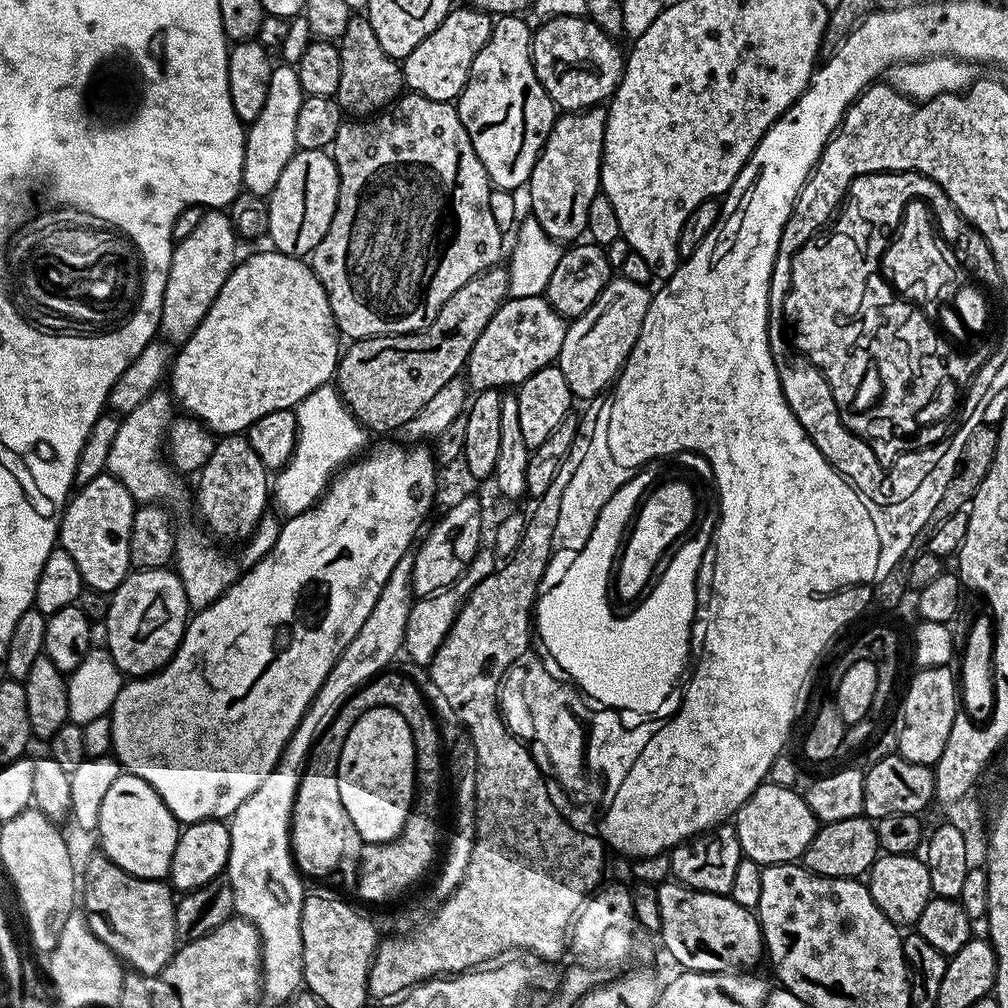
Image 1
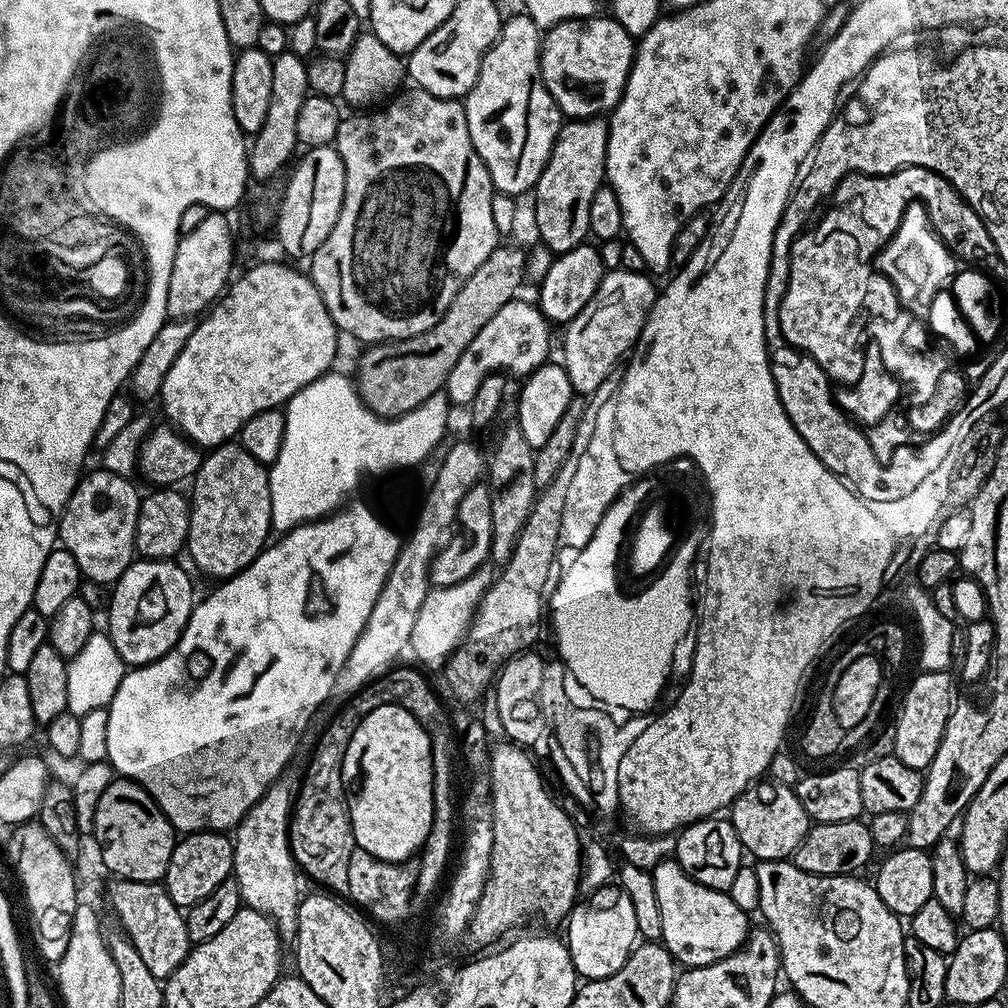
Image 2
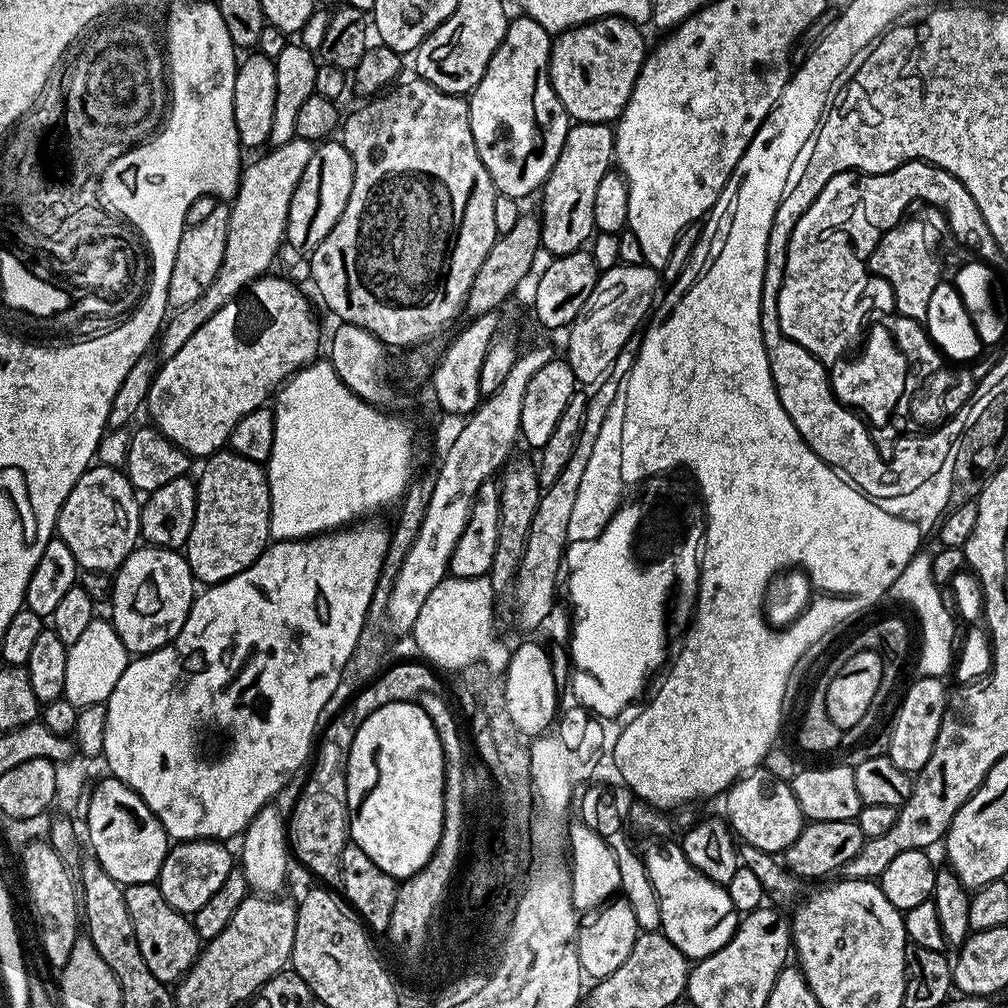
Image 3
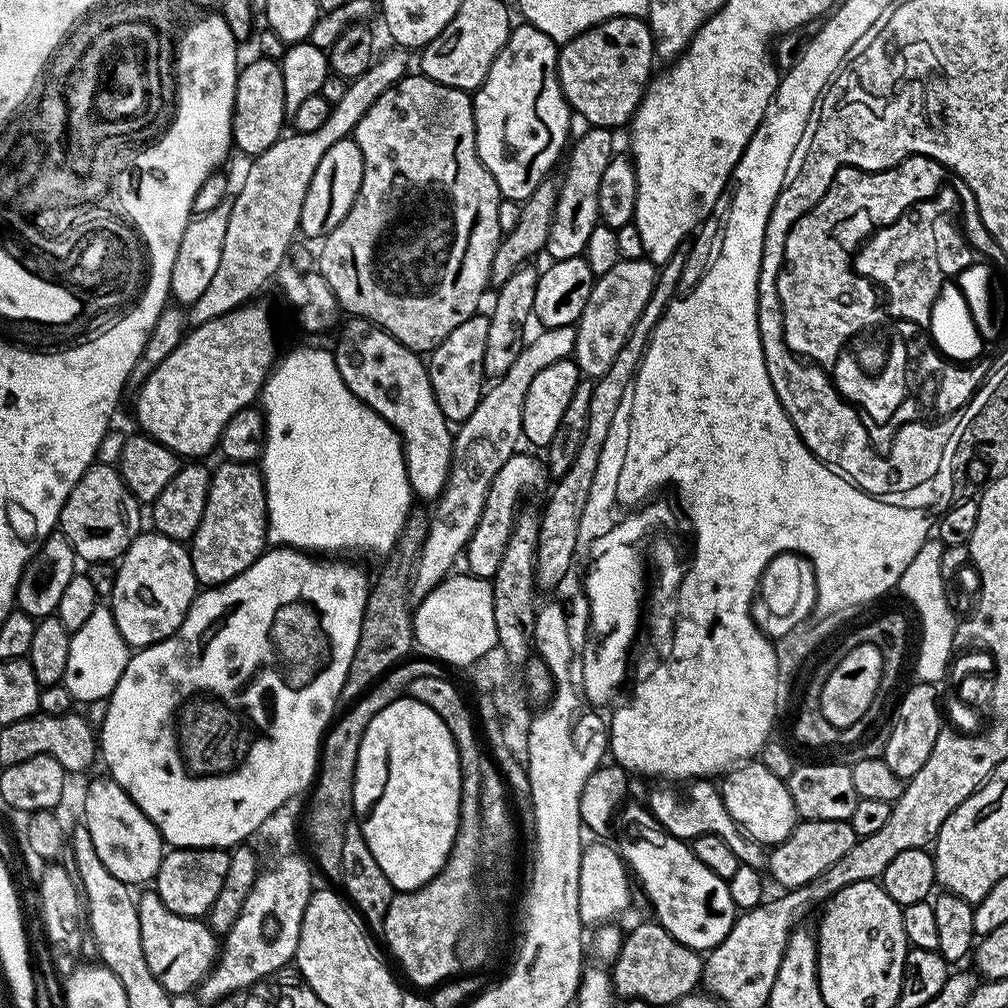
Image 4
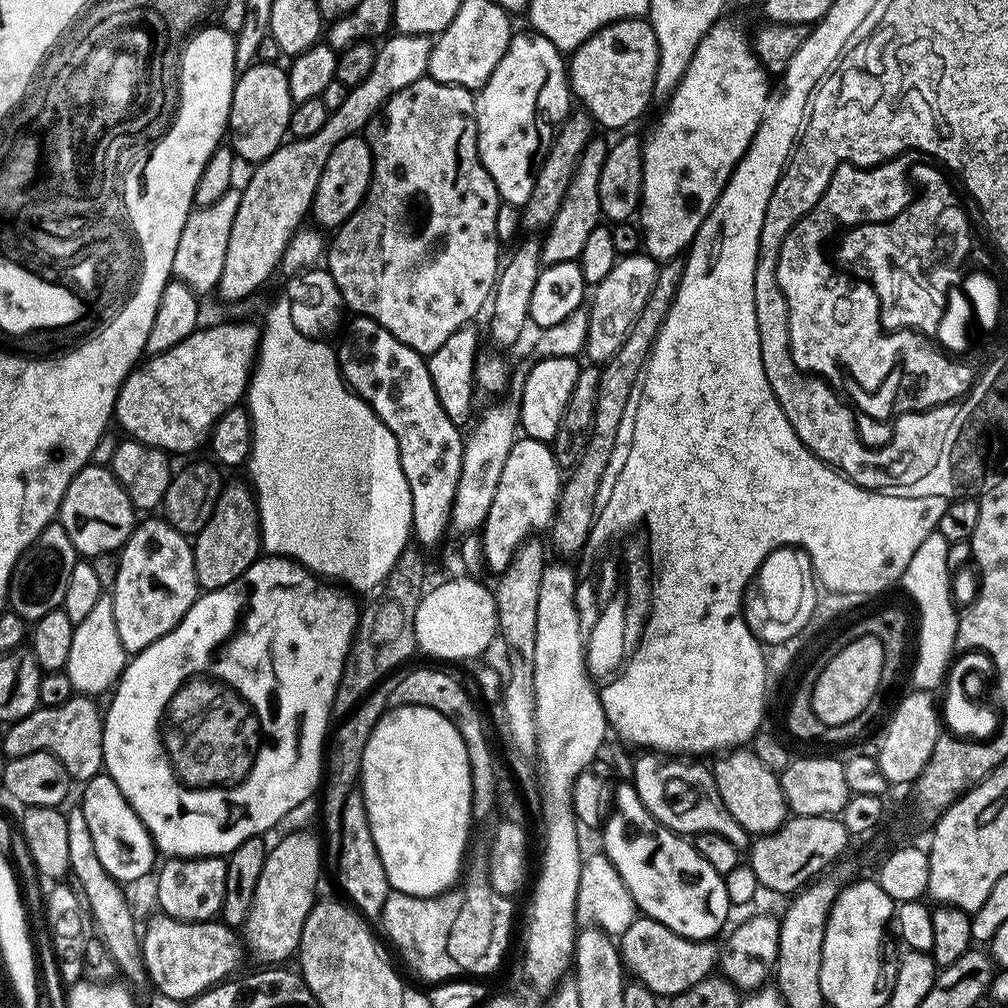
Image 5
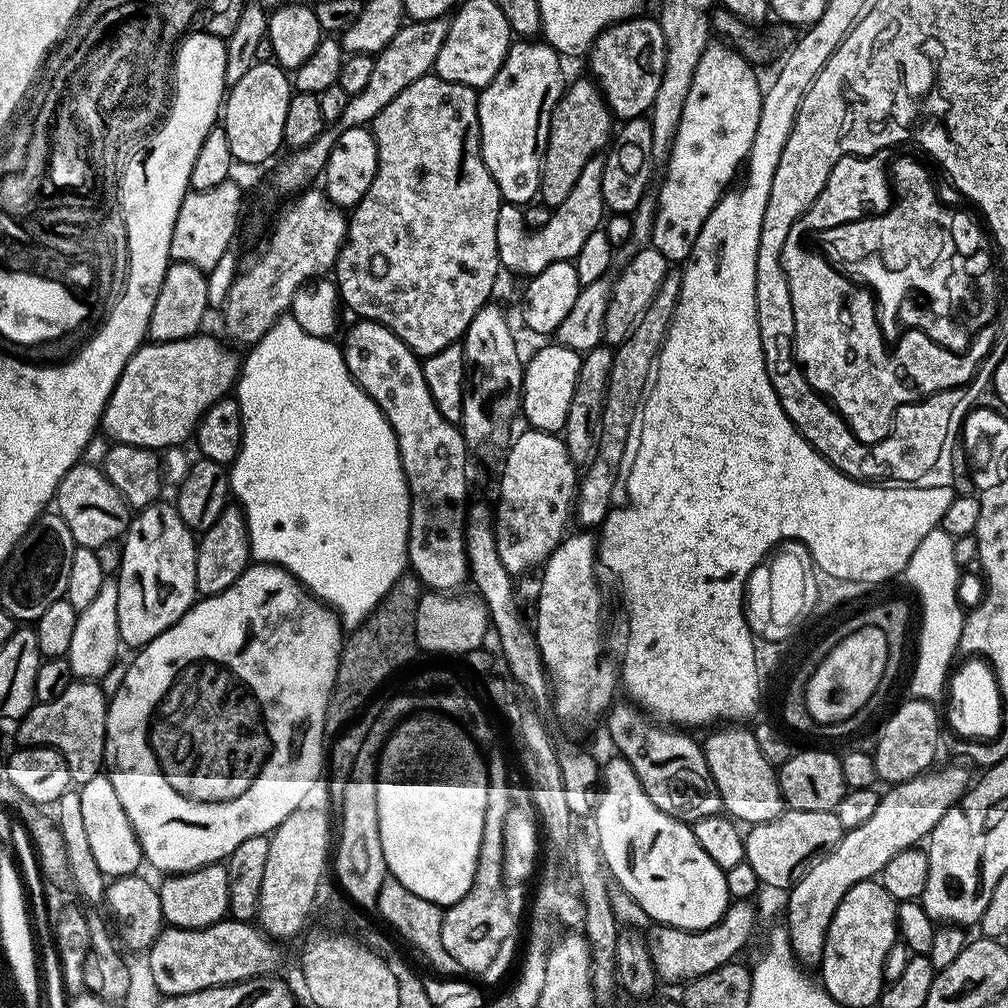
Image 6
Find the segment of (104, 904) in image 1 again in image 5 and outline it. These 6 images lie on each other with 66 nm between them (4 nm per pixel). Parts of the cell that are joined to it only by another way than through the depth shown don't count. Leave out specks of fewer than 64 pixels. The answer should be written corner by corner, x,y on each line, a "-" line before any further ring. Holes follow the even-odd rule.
156,914
148,925
143,925
142,947
147,979
152,979
153,986
166,999
187,1002
235,973
232,971
240,964
242,940
227,924
215,919
191,924
185,920

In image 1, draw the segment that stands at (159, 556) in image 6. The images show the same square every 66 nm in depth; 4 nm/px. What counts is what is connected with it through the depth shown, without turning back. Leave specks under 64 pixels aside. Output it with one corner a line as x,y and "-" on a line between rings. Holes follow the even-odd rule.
171,567
158,570
132,570
118,587
111,593
108,601
108,616
102,623
102,629
108,635
106,651
118,670
128,678
151,676
154,672
166,667
172,661
172,655
184,637
184,629
190,619
190,605
186,598
184,583
180,575

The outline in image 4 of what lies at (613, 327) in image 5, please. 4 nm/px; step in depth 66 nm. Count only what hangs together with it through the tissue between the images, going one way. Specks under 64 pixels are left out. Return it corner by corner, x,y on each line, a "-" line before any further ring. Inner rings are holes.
648,259
620,260
605,276
599,277
592,285
592,293
582,310
580,319
576,321
576,350
574,359
581,373
588,378
599,378
614,366
614,358
618,358
618,350
622,350
622,342
630,334
634,322
638,322
638,314
642,314
642,306
650,298
656,285
657,265

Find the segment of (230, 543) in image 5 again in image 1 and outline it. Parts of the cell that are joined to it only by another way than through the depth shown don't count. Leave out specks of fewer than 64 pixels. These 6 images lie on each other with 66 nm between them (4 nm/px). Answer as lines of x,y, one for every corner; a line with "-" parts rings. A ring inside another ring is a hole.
221,435
214,446
214,454
210,454
210,462
200,469
198,479
196,508
204,519
203,527
213,537
216,535
217,541
247,541
270,508
270,469
262,466
262,458
254,454
254,446
250,446
247,435

